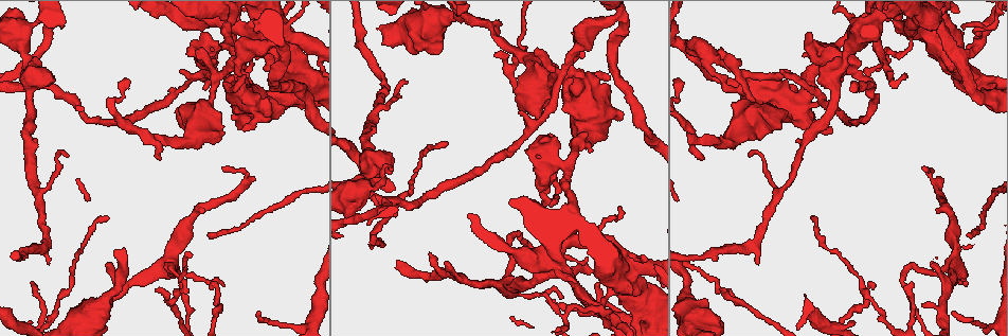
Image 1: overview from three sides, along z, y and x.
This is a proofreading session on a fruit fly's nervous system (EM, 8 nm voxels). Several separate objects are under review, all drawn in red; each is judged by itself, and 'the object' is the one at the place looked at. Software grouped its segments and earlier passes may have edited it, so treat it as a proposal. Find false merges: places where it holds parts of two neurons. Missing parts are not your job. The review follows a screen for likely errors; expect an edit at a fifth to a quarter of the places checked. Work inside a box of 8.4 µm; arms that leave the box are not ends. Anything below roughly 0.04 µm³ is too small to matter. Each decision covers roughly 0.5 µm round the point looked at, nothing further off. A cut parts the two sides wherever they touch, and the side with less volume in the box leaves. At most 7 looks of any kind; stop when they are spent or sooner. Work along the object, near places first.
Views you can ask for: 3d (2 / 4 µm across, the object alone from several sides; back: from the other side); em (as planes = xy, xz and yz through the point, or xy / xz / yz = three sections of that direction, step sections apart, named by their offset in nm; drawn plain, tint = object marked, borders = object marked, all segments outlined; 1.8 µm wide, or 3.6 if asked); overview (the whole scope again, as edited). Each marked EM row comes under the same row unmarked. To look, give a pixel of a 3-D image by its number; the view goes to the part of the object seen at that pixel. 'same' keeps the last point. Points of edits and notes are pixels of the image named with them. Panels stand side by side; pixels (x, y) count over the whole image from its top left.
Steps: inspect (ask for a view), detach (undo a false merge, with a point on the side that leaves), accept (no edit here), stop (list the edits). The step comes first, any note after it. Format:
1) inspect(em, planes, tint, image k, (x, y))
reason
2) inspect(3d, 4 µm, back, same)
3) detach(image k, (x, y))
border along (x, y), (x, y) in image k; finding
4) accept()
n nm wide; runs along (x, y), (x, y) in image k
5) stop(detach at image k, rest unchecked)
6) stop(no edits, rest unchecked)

inspect(3d, 2 µm, image 1, (821, 58))
abrupt turn

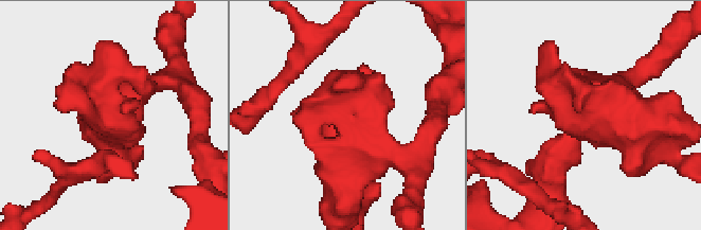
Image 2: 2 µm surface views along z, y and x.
inspect(em, 3.6 µm, yz, step 4, tint, image 2, (577, 113))
now the EM

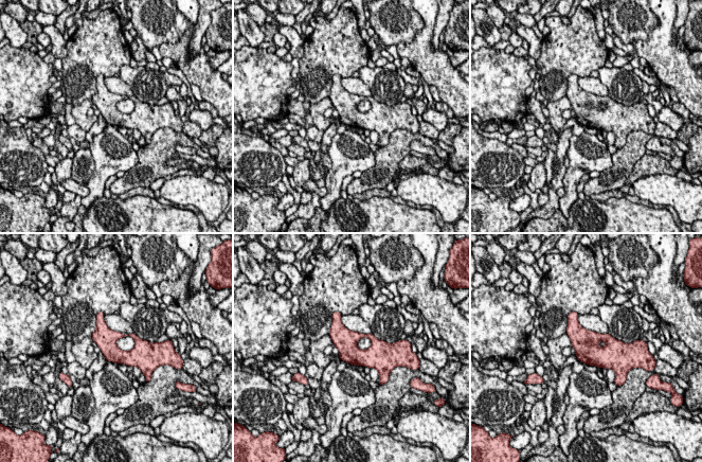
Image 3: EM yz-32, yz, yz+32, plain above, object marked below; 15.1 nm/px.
accept()
all the same neuron

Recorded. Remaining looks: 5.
inspect(em, 3.6 µm, planes, tint, image 1, (285, 28))
small branch off a trunk

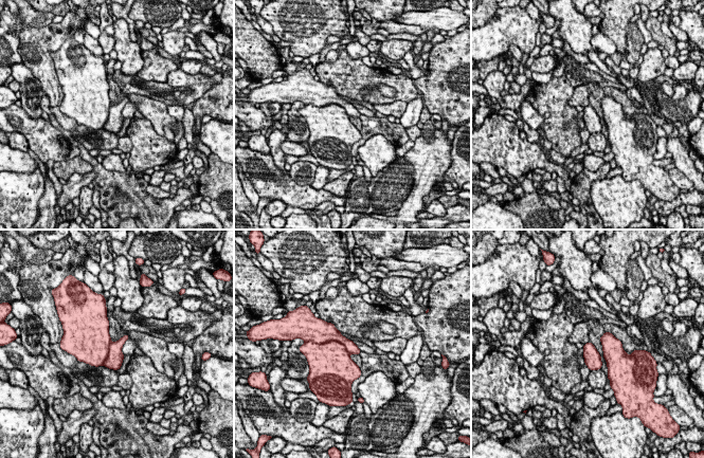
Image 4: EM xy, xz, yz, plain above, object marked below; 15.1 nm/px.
detach(image 4, (332, 355))
border along (317, 342), (338, 341), (349, 353) in image 4; two neurons meet here

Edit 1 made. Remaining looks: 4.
inspect(overview)

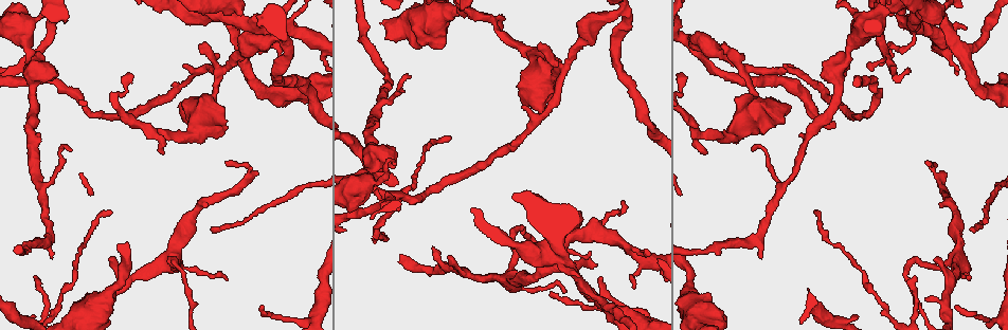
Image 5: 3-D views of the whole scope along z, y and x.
inspect(em, planes, tint, image 5, (288, 42))
three-way junction

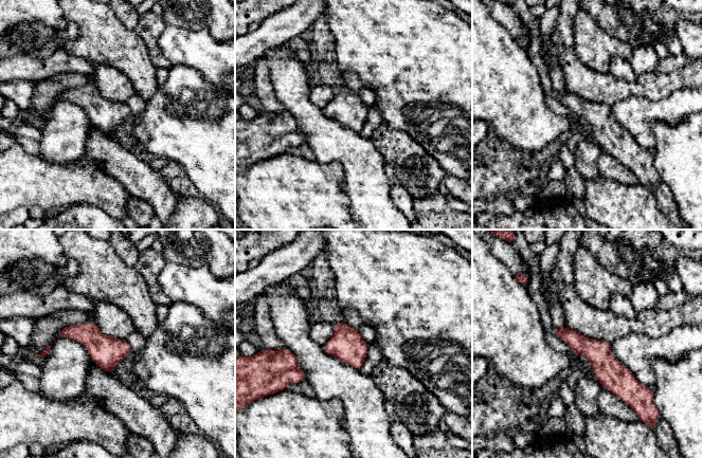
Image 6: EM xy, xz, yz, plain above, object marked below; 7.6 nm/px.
accept()
all the same neuron

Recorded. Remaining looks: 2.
stop(detach at image 4, rest unchecked)

